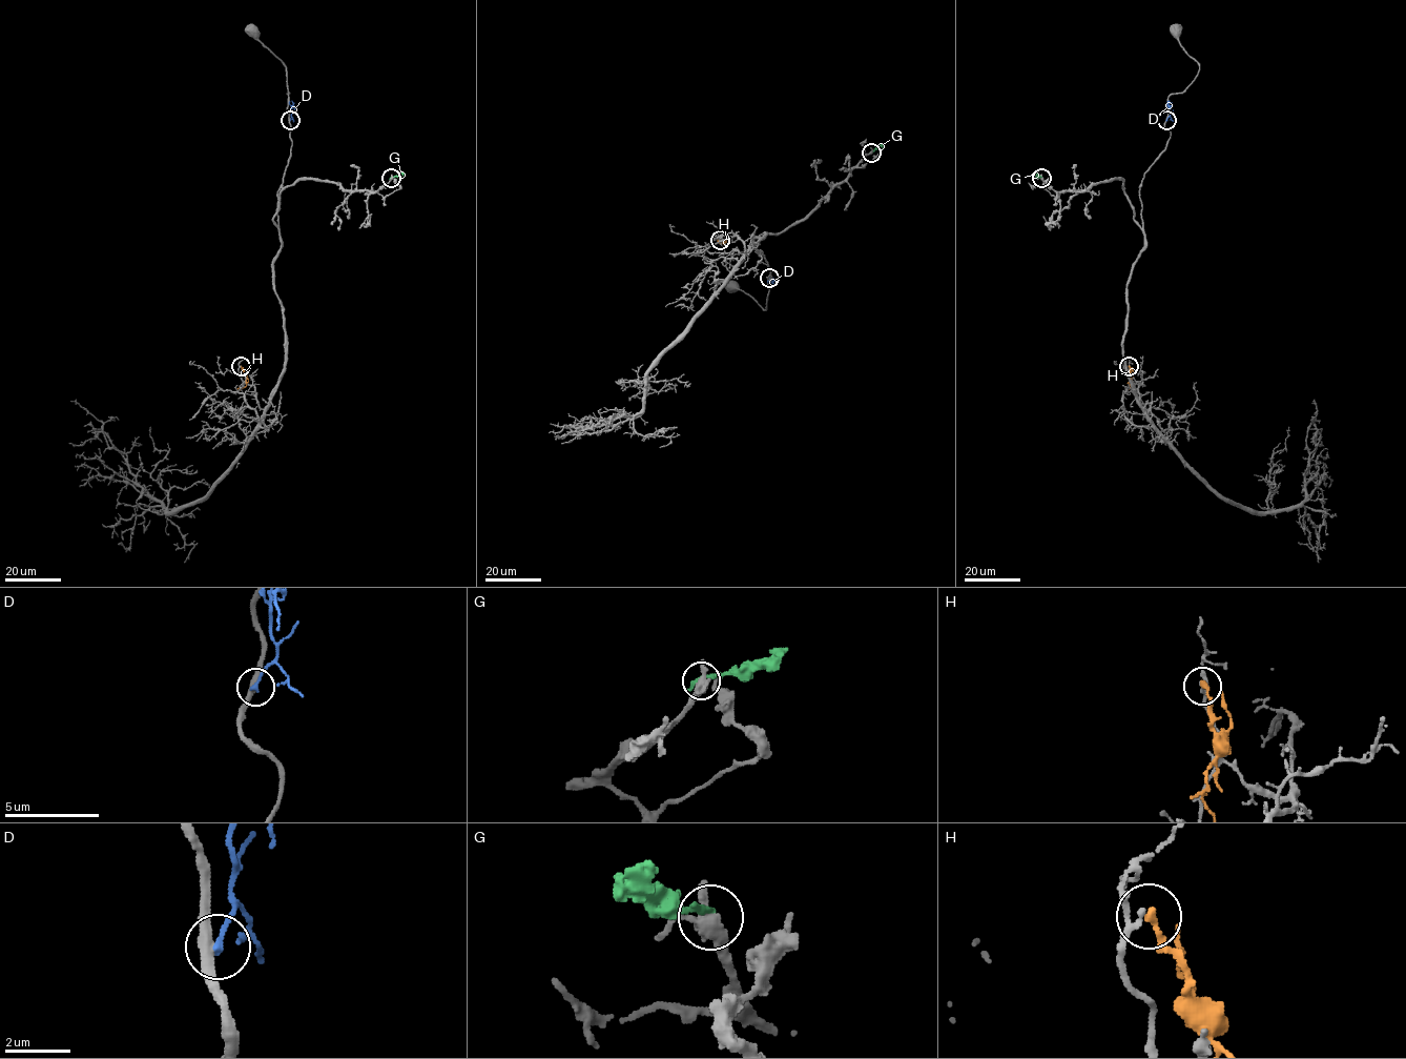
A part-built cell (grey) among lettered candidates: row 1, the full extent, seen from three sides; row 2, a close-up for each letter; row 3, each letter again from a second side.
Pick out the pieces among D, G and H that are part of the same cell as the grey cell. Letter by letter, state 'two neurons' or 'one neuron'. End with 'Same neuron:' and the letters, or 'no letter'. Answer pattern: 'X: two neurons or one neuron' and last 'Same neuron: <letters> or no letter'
D: two neurons
G: two neurons
H: two neurons
Same neuron: no letter

